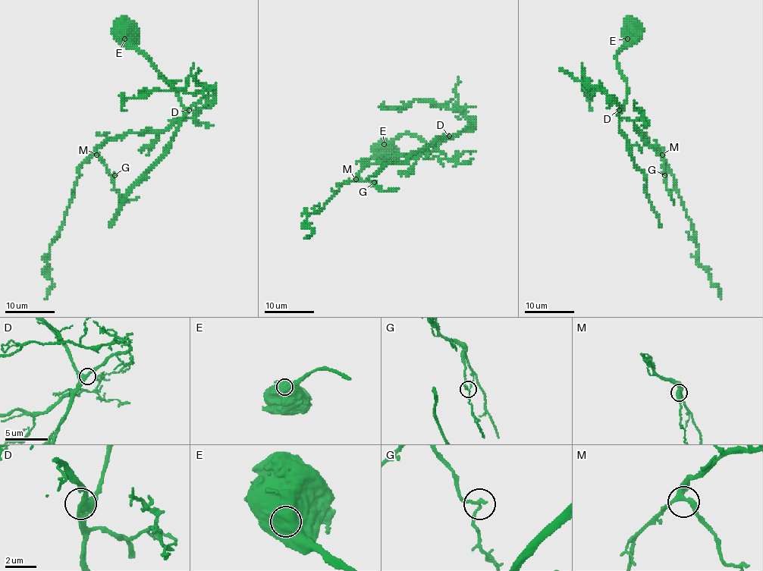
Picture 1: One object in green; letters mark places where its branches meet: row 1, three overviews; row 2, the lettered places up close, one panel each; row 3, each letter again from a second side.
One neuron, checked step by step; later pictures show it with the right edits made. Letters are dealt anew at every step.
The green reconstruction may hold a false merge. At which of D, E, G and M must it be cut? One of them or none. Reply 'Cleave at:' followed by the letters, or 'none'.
Cleave at: none

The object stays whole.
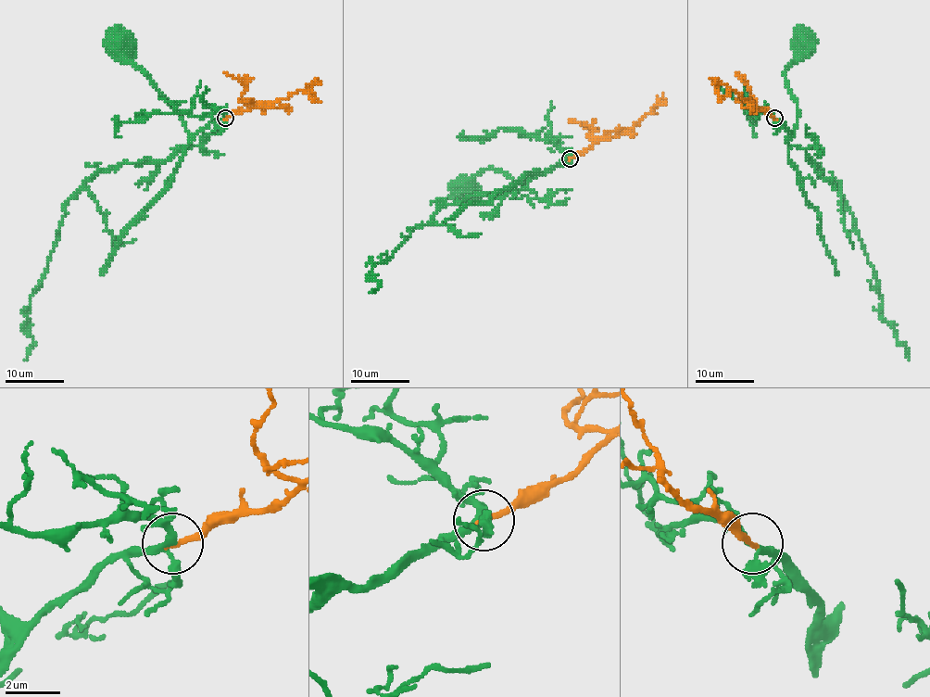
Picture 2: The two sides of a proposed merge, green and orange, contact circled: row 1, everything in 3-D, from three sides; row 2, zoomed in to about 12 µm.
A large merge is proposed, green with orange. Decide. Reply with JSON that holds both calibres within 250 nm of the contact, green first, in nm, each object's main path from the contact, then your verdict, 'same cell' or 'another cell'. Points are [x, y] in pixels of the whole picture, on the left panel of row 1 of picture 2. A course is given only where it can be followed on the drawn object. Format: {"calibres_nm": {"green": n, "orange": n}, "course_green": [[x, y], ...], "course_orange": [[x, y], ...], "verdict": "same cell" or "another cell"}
{"calibres_nm": {"green": 200, "orange": 200}, "course_green": [[224, 119], [216, 119], [194, 134], [188, 132], [179, 111], [153, 81], [126, 57], [119, 39]], "course_orange": [[224, 119], [257, 104], [272, 104], [287, 98], [317, 79]], "verdict": "same cell"}

